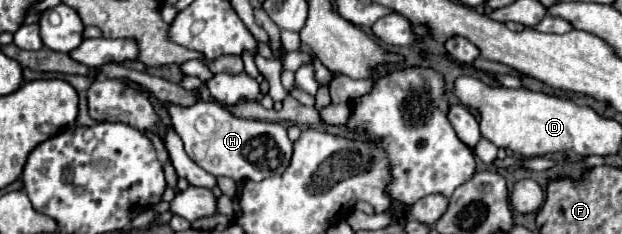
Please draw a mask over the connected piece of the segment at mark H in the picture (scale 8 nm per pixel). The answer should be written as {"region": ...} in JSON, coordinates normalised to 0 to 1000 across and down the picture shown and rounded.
{"region":[[[328,350],[322,376],[323,436],[307,462],[262,444],[275,496],[275,521],[297,615],[301,667],[342,752],[365,752],[378,778],[387,761],[426,769],[442,744],[455,744],[468,684],[468,598],[461,556],[445,521],[391,513],[339,436],[339,402]]]}

